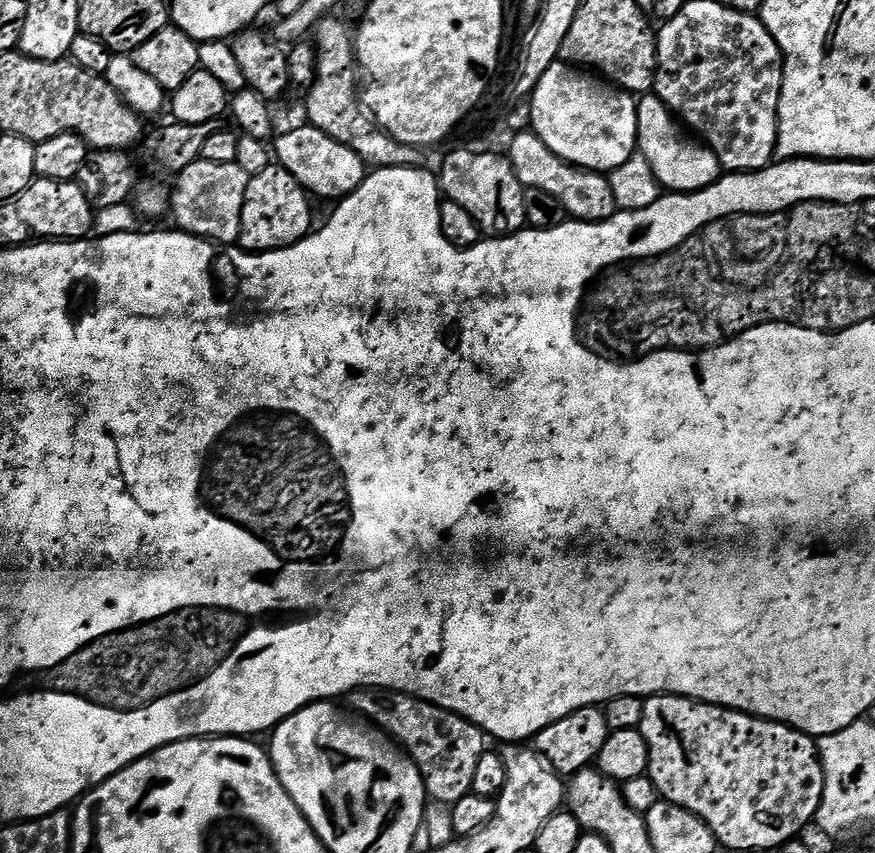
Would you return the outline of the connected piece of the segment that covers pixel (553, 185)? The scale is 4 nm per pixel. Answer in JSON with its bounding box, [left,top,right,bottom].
[506,130,618,222]

